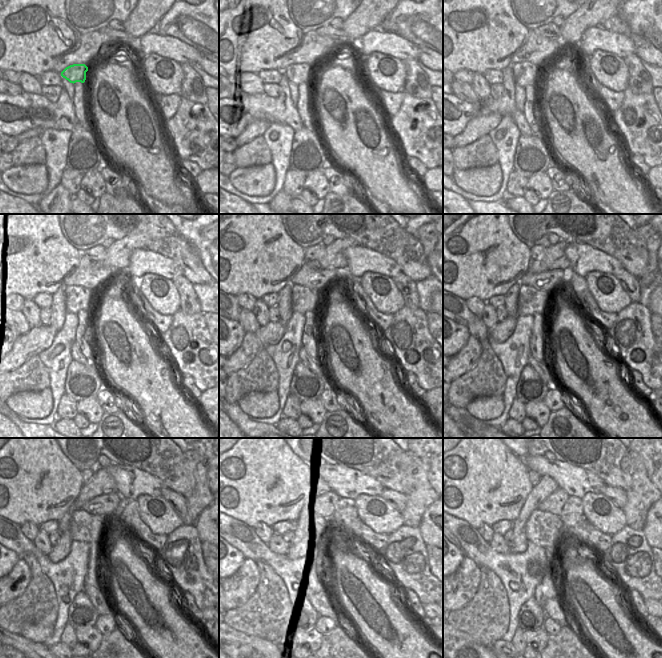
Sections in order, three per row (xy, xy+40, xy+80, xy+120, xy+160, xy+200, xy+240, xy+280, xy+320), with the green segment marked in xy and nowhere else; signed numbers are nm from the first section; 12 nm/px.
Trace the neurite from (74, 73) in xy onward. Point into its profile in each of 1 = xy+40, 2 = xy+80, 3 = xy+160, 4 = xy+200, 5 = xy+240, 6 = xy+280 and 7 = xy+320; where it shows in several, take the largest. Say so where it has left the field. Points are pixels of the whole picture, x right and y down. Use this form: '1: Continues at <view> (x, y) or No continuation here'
1: Continues at xy+40 (297, 73)
2: Continues at xy+80 (524, 74)
3: Continues at xy+160 (304, 300)
4: Continues at xy+200 (530, 301)
5: Continues at xy+240 (84, 526)
6: Continues at xy+280 (316, 528)
7: Continues at xy+320 (545, 529).

